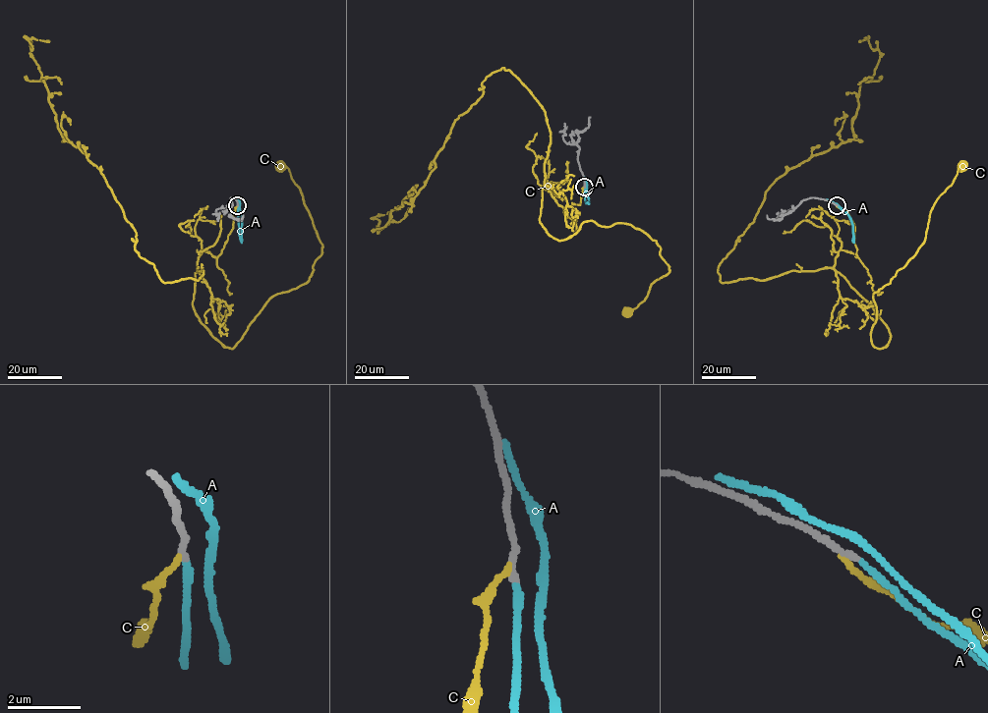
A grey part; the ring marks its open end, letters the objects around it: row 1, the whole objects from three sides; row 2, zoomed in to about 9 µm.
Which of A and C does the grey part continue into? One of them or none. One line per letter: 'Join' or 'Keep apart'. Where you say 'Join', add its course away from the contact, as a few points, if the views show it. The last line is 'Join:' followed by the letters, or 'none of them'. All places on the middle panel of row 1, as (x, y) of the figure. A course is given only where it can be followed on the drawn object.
A: Join. Its course: (585, 188), (589, 203)
C: Keep apart
Join: A

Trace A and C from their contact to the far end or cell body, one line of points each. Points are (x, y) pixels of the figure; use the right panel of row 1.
A: (838, 205), (850, 220), (853, 243)
C: (836, 205), (858, 257), (834, 268), (885, 347), (873, 294), (961, 165)

